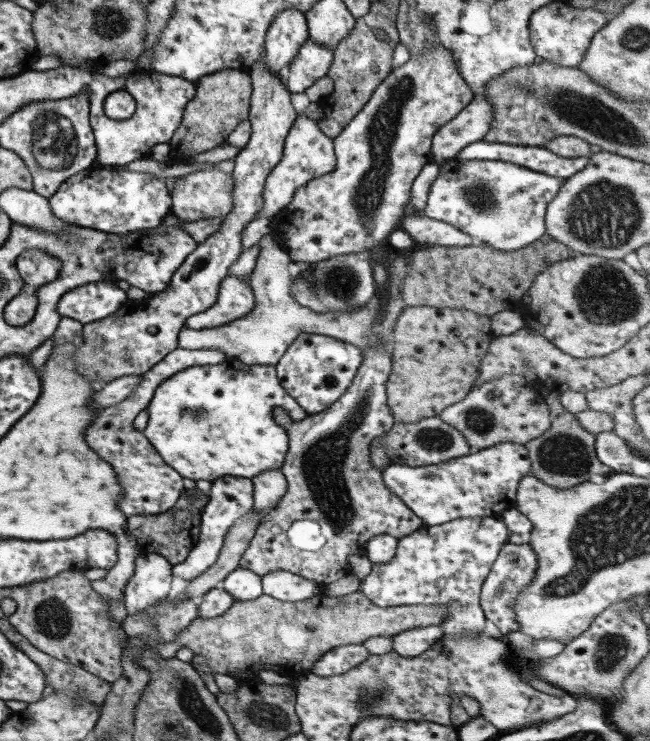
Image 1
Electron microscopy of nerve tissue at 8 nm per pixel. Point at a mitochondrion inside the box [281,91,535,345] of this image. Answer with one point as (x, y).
(481, 196)

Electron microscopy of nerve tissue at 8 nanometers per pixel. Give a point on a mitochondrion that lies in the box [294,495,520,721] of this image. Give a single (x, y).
(368, 697)

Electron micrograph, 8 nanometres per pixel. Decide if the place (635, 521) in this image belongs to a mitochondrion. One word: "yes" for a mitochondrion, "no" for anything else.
yes

